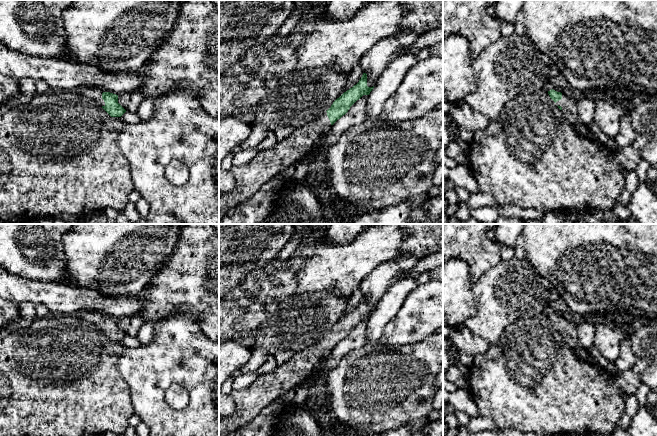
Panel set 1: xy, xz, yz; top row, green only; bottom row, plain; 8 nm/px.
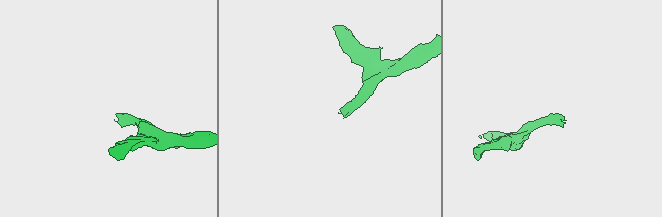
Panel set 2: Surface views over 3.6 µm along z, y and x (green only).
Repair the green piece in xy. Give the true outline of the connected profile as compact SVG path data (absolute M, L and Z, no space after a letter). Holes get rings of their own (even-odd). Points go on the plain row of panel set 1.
M81 311L78 315L100 329L111 341L121 341L126 334L118 327L118 319L102 316L98 312Z

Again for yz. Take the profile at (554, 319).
M553 313L548 315L550 322L557 328L558 332L562 335L564 342L571 348L580 346L577 329L576 319L567 320L561 316Z

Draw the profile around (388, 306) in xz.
M401 278L388 288L368 319L366 343L379 341L385 326L398 313L408 294L417 286L416 279Z

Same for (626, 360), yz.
M630 336L626 337L620 347L620 356L615 362L618 372L631 370L636 361L634 352L631 347Z

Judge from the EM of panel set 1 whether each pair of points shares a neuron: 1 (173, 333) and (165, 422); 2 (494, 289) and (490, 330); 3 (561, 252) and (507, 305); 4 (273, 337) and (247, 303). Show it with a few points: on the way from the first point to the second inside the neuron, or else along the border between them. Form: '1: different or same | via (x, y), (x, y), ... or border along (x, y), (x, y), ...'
1: same | via (170, 355), (159, 366), (159, 400)
2: same | via (494, 299), (494, 314), (490, 320)
3: different | border along (525, 257), (553, 287)
4: different | border along (279, 307), (246, 340)

